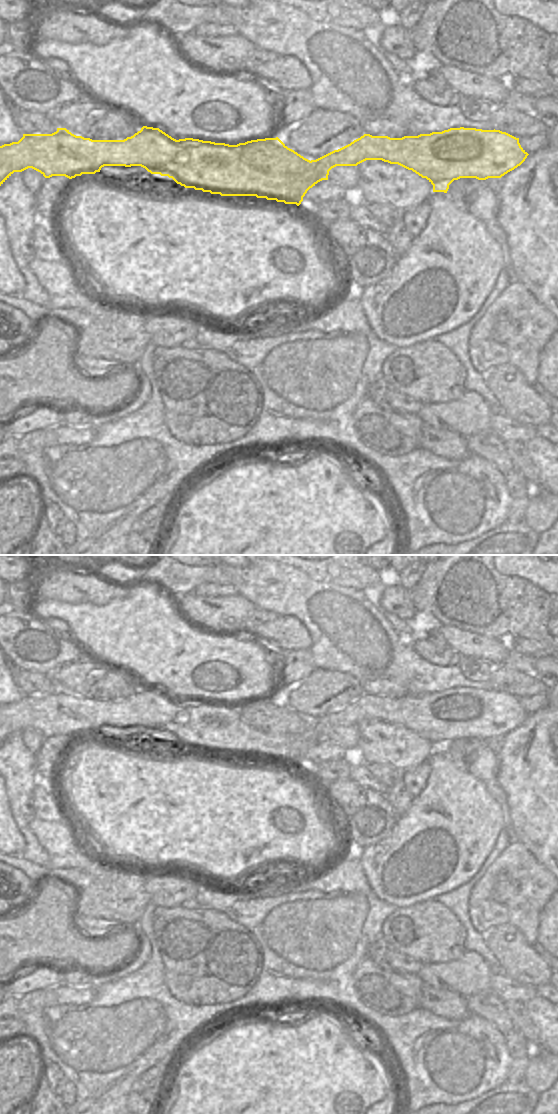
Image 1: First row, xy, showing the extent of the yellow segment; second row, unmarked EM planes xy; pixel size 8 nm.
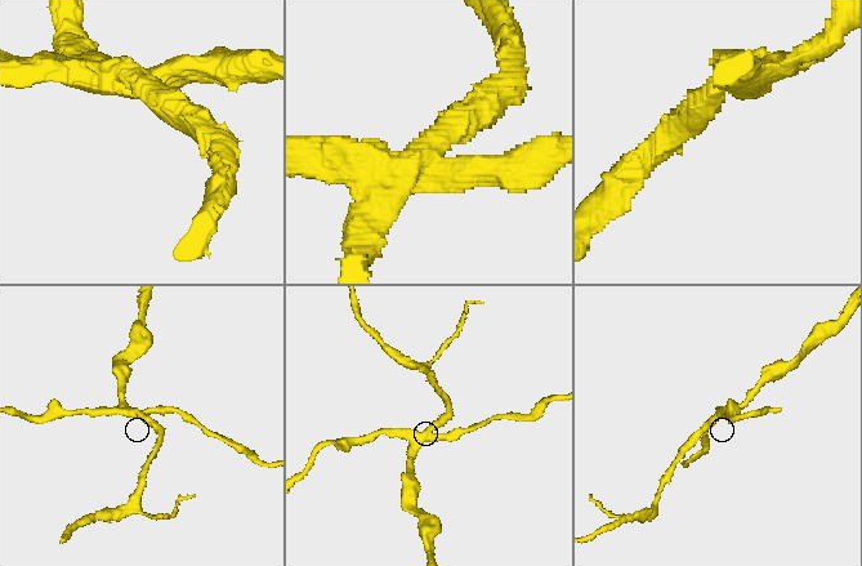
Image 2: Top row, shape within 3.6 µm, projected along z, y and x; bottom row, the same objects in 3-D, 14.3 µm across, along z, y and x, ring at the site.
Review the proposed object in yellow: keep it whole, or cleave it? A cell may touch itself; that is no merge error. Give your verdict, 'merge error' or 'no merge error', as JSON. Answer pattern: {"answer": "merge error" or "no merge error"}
{"answer": "merge error"}

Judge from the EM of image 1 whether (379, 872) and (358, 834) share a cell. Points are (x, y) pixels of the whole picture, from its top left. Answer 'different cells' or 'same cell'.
different cells

